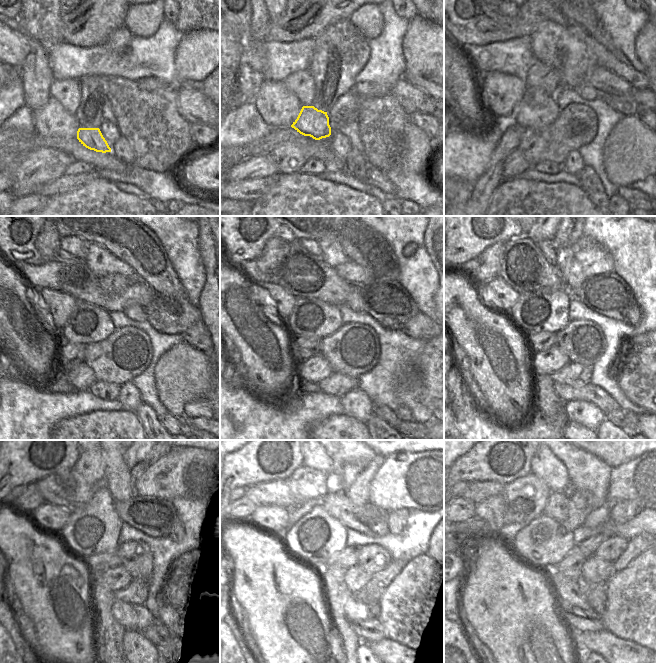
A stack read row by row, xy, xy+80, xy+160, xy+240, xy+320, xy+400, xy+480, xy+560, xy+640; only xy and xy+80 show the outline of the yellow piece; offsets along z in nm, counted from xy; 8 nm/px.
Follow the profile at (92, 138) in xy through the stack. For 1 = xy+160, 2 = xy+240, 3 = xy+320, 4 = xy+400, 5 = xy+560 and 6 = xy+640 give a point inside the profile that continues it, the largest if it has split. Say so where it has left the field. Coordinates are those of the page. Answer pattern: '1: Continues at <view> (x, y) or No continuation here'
1: Continues at xy+160 (537, 109)
2: Continues at xy+240 (88, 323)
3: Continues at xy+320 (310, 318)
4: Continues at xy+400 (546, 310)
5: Continues at xy+560 (317, 536)
6: Continues at xy+640 (543, 543).

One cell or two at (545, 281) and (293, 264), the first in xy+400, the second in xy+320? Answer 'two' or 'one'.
one

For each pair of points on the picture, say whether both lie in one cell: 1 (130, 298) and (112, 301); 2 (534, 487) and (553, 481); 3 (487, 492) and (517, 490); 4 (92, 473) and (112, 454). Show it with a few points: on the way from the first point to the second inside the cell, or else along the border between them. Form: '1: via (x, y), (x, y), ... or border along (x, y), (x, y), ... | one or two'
1: via (126, 298), (116, 301) | one
2: border along (531, 471), (551, 491) | two
3: border along (505, 484), (502, 493) | two
4: border along (100, 450), (104, 461), (105, 477) | two

